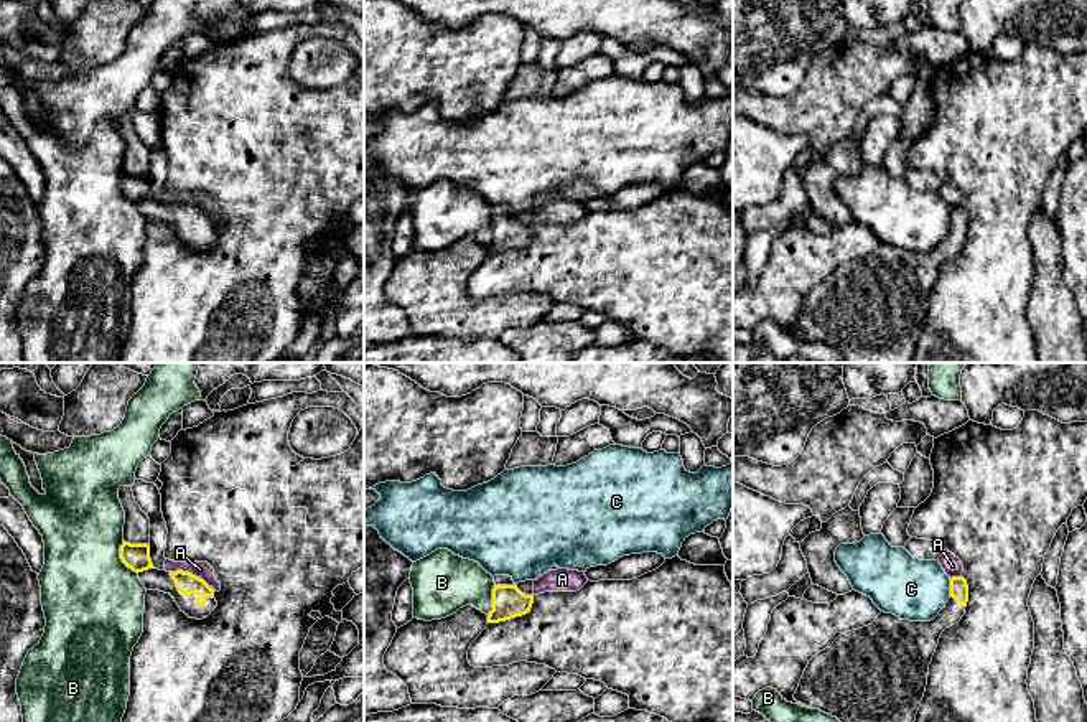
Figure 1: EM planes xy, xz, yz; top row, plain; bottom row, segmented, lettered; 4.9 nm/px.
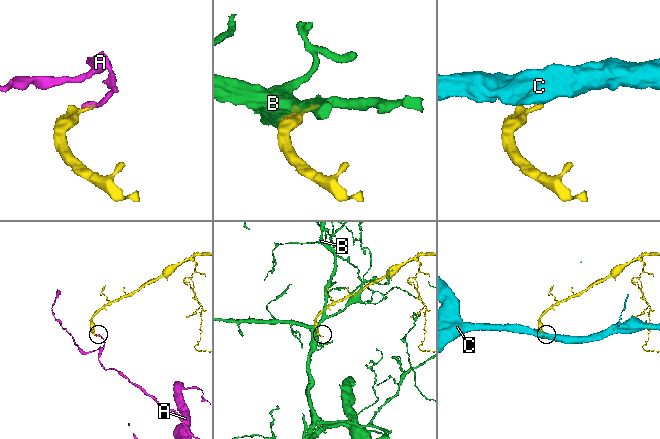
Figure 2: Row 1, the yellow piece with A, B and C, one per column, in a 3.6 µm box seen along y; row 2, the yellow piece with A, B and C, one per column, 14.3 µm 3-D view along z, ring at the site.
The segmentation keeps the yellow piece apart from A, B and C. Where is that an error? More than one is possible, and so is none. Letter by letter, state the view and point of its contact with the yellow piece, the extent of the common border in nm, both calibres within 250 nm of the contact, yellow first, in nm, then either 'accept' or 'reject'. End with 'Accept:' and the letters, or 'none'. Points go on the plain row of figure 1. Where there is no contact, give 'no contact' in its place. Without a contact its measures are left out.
A: xy (185, 203) | 150 nm | 100/80 nm | reject
B: xy (121, 188) | 180 nm | 130/480 nm | reject
C: yz (951, 218) | 90 nm | 90/300 nm | reject
Accept: none

